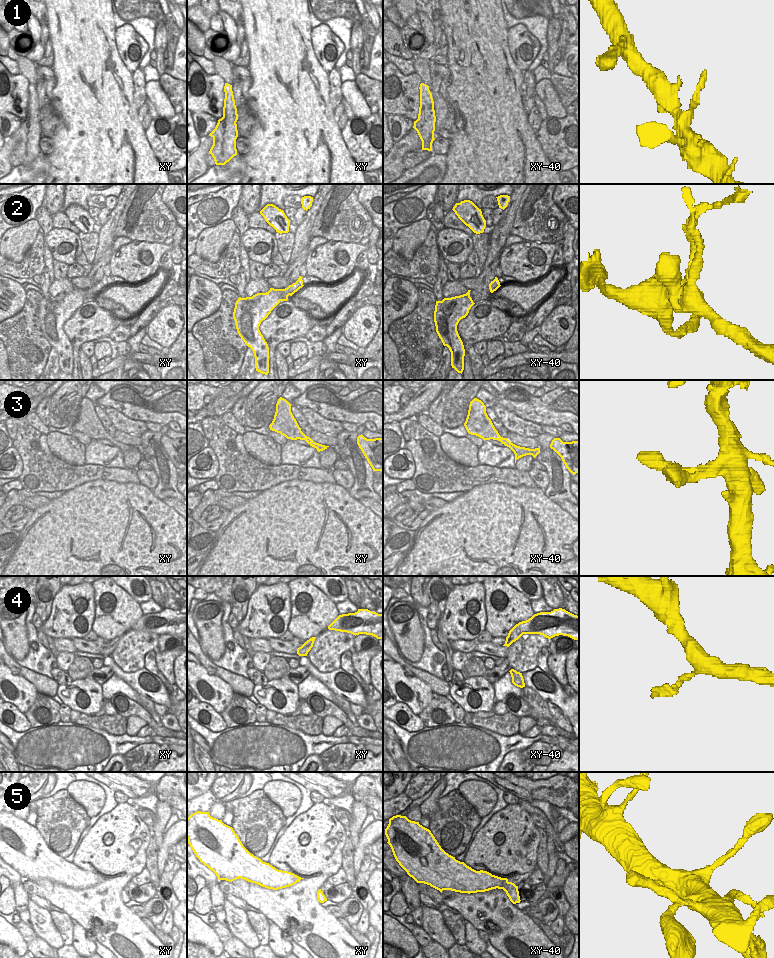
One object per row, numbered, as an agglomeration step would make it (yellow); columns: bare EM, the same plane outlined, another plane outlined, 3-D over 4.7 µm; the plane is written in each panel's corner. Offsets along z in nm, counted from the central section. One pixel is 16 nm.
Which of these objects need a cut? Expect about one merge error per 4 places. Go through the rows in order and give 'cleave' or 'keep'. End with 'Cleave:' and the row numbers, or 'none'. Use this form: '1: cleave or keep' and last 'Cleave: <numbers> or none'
1: keep
2: keep
3: keep
4: keep
5: keep
Cleave: none

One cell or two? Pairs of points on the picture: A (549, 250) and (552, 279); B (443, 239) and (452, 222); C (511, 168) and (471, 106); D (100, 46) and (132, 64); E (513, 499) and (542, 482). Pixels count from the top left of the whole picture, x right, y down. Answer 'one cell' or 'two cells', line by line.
A: two cells
B: two cells
C: one cell
D: two cells
E: two cells

